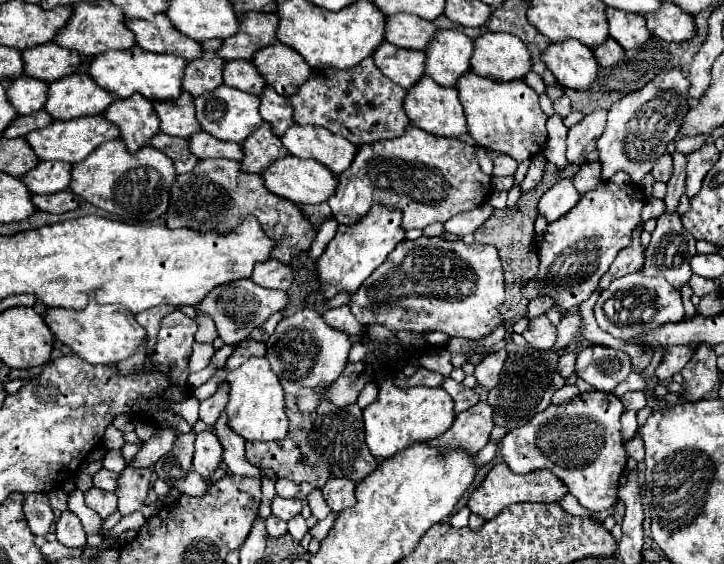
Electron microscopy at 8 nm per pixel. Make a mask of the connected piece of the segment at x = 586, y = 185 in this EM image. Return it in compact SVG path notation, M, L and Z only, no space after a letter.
M592 162L592 164L584 164L580 168L580 172L574 176L574 184L578 186L578 192L584 194L586 190L596 188L602 182L602 164L600 162Z

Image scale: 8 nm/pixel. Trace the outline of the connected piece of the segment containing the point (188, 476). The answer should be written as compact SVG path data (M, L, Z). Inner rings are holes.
M180 434L174 442L174 448L154 464L154 470L160 480L168 486L176 488L186 496L204 496L210 490L210 478L194 472L192 454L194 454L194 438L196 434Z

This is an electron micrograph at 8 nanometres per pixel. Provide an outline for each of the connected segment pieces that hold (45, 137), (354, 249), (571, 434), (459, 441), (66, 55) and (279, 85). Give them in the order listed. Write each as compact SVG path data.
M84 116L84 118L74 118L68 122L52 122L46 128L30 132L24 140L32 146L36 156L40 160L60 160L60 162L70 162L76 164L84 160L94 148L98 148L106 140L116 140L120 136L118 128L110 124L102 116Z
M374 202L364 218L350 226L338 226L336 236L326 246L324 254L316 262L316 270L320 282L324 286L324 296L334 298L338 292L354 294L362 282L386 260L386 256L404 240L402 212L384 206L382 202Z
M586 392L568 404L550 404L524 426L510 430L500 442L500 454L508 468L526 474L546 468L556 474L578 502L592 510L608 510L618 502L618 480L626 466L626 448L620 434L620 416L624 406L620 398L608 392Z
M478 402L474 408L458 414L452 428L430 440L430 444L444 450L462 448L466 452L478 452L488 444L494 426L494 408L486 402Z
M46 42L22 52L24 74L42 82L54 82L62 76L74 74L80 66L80 56L72 50L60 48L54 42Z
M276 42L274 48L260 48L254 52L252 64L258 68L264 82L282 96L292 96L298 84L312 72L296 50L280 42Z

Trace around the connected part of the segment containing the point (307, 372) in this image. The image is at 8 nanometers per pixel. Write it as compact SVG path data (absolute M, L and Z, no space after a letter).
M304 308L292 316L286 316L276 326L274 334L266 342L268 346L268 362L272 370L278 374L284 392L296 394L298 388L316 388L326 386L338 378L342 368L348 362L348 352L352 348L350 336L342 330L332 328L324 322L324 318L310 308Z

